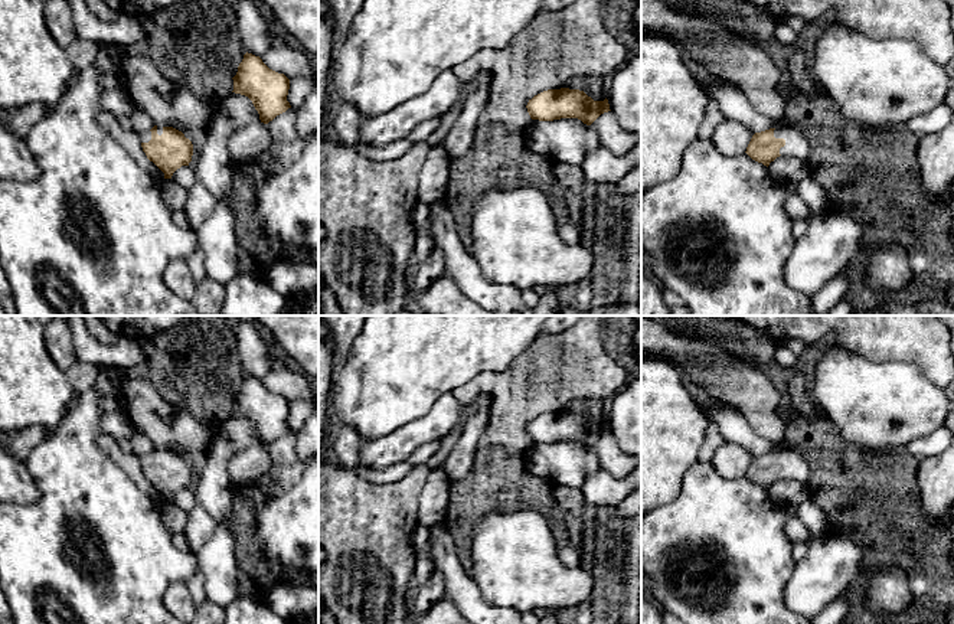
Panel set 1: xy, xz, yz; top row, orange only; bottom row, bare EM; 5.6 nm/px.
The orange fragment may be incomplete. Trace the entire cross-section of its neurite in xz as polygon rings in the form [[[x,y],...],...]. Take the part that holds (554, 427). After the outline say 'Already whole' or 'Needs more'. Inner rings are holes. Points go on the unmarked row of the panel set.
[[[569,411],[543,414],[529,422],[526,431],[532,442],[578,441],[587,448],[611,434],[607,421],[594,424],[584,414]]]. Already whole

